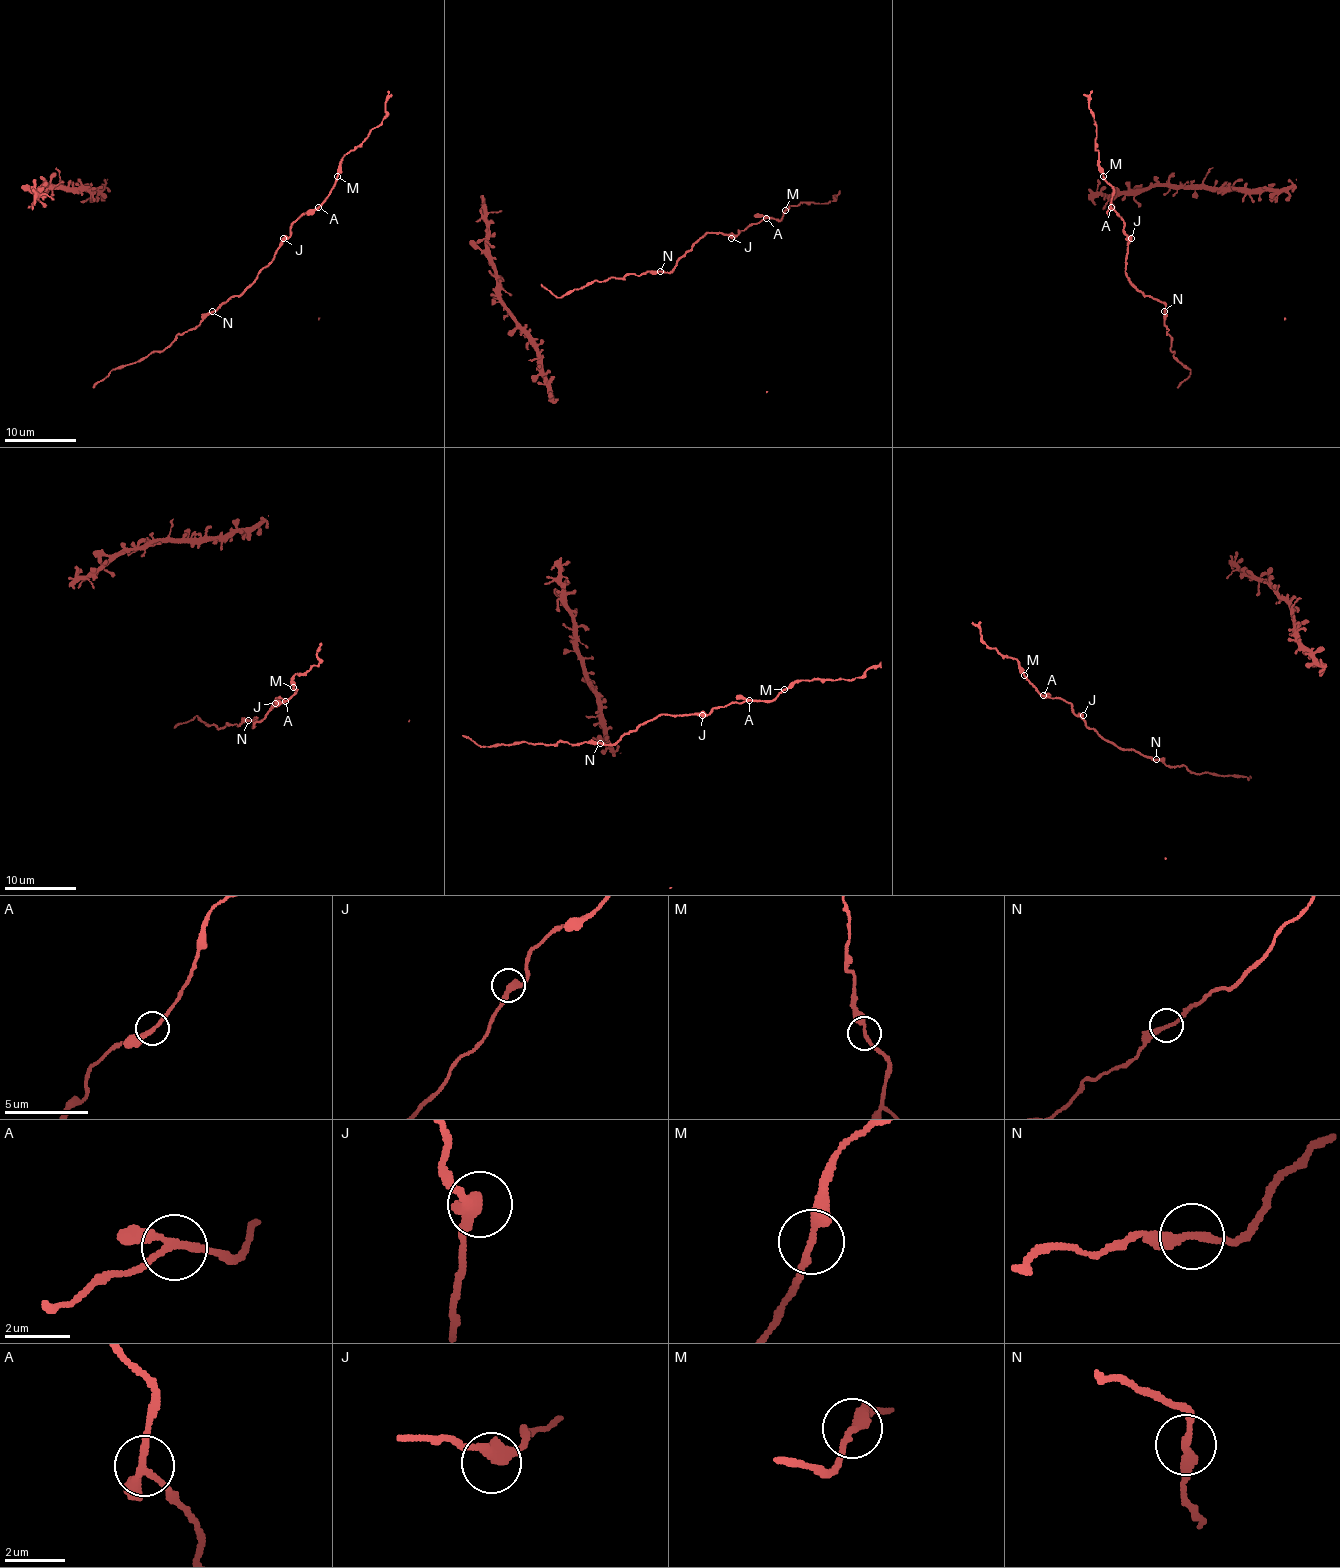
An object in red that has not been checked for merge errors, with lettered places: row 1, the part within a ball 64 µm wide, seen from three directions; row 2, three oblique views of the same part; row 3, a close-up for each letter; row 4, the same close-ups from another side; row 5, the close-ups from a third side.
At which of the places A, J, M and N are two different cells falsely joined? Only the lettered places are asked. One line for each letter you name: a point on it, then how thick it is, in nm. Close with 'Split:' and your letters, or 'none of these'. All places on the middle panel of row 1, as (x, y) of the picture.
Split: none of these

